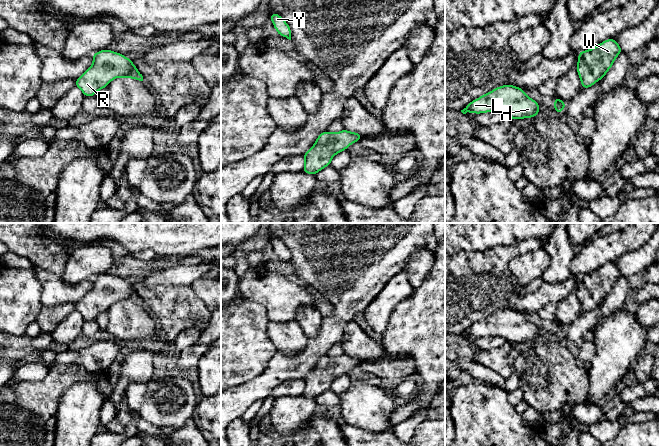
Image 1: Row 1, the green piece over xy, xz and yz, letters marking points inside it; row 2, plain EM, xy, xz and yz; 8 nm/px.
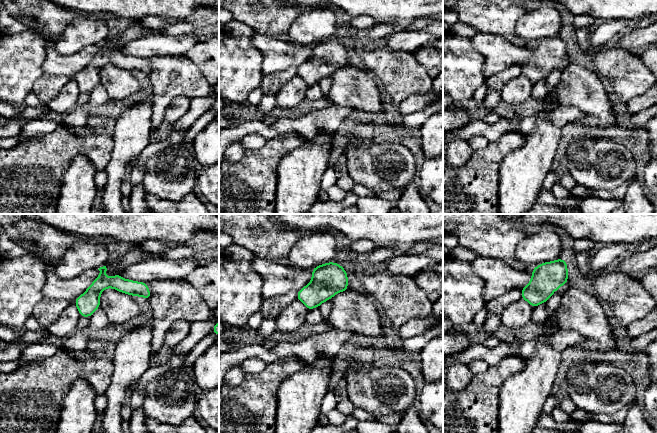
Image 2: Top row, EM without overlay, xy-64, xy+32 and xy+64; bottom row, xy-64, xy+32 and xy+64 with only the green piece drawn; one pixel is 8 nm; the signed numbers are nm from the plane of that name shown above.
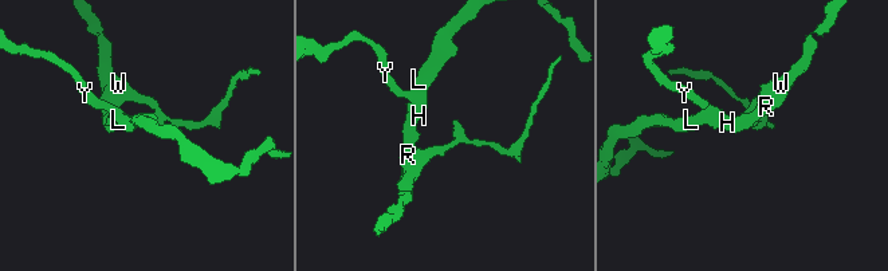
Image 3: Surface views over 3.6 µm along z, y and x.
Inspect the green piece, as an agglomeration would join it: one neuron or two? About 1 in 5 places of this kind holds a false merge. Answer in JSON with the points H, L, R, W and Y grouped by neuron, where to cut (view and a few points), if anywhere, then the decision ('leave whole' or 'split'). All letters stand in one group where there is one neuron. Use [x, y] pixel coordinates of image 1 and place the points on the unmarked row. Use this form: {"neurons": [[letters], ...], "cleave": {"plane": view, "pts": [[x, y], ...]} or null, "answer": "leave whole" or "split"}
{"neurons": [["H", "L", "R", "W", "Y"]], "cleave": null, "answer": "leave whole"}

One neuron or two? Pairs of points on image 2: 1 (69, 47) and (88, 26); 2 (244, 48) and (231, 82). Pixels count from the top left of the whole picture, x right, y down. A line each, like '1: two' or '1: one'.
1: one
2: one

